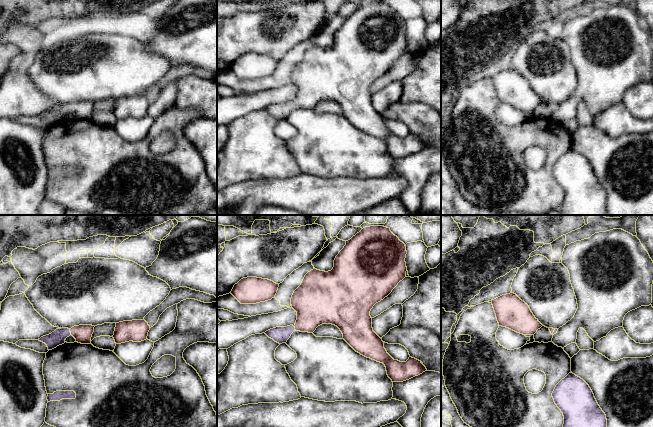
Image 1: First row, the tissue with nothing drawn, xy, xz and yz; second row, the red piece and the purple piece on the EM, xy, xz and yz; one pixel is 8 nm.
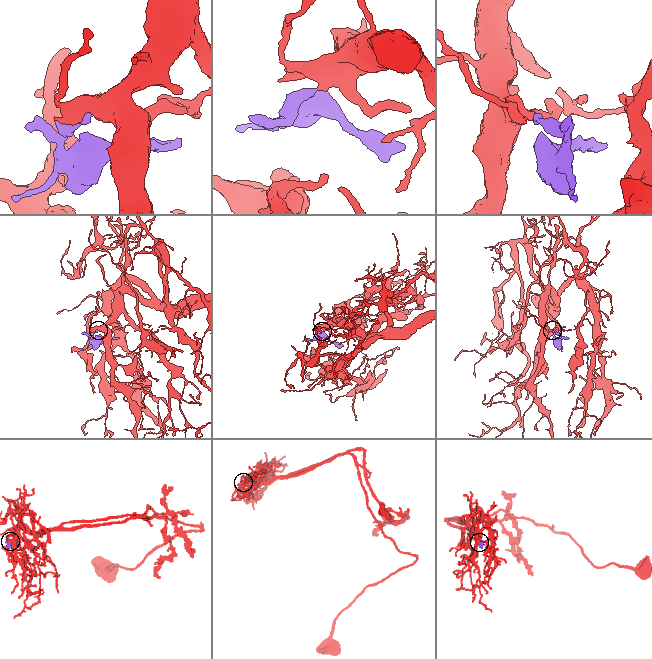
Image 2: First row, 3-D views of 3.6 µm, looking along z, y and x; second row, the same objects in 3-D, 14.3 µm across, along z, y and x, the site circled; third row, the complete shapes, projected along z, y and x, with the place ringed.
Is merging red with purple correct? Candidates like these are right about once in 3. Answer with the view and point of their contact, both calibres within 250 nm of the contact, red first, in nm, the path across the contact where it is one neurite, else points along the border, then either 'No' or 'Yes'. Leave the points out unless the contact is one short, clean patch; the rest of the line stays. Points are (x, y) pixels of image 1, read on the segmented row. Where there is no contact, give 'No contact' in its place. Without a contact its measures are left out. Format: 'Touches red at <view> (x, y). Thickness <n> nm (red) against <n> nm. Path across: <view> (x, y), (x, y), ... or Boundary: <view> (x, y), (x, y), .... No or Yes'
Touches red at xy (70, 331). Thickness 140 nm (red) against 120 nm. Path across: xy (82, 333), (70, 331), (64, 332), (56, 338). Yes

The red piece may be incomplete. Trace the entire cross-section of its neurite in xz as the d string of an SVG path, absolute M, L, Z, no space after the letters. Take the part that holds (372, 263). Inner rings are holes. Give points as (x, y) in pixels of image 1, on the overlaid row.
M370 226L363 228L359 233L346 241L346 245L339 252L334 260L334 267L331 271L325 272L313 269L308 272L301 285L294 291L291 298L292 308L297 312L295 325L287 327L276 327L265 332L275 342L286 343L291 334L296 330L300 332L313 333L322 324L337 326L343 334L343 339L361 355L383 363L387 375L392 382L403 382L427 371L421 361L409 357L406 362L394 360L384 348L384 342L373 331L370 311L373 306L387 297L392 290L406 277L406 246L395 236L390 228L384 226Z

